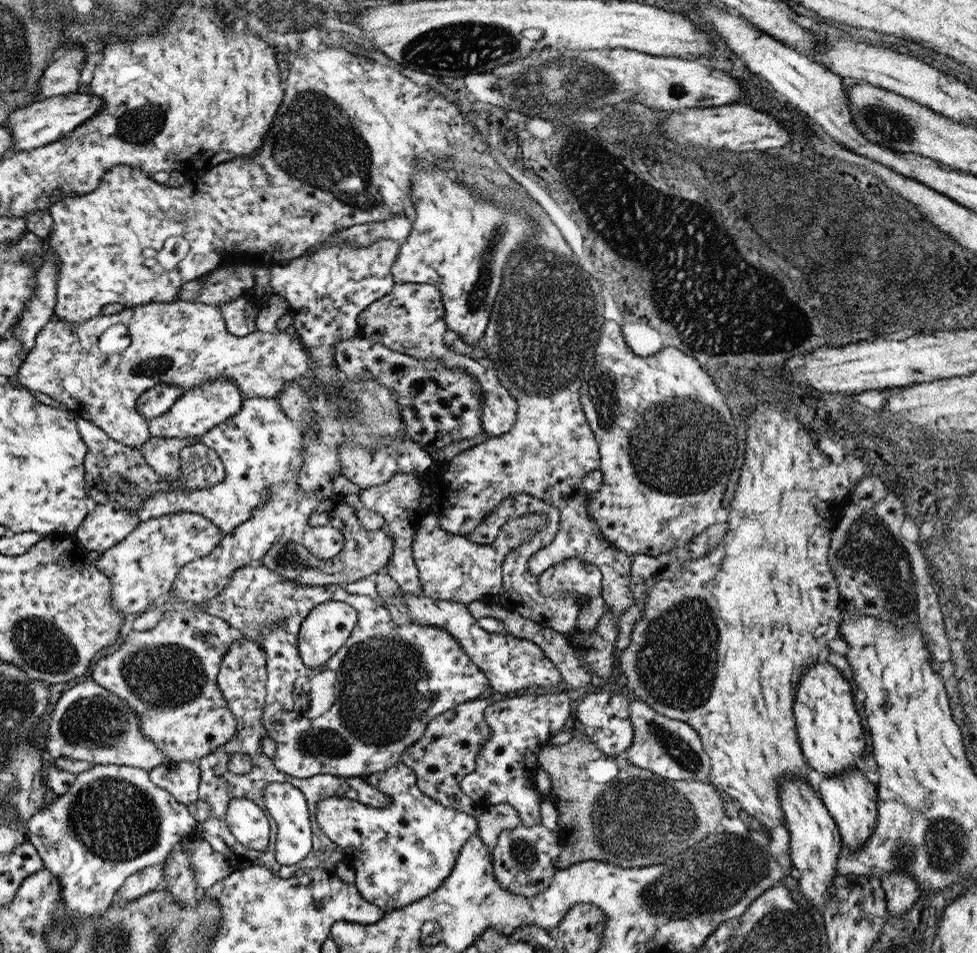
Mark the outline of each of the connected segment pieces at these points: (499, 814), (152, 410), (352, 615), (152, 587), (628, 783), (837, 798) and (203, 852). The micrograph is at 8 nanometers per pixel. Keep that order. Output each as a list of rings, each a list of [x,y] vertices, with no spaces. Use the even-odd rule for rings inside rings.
[[[502,803],[489,807],[478,816],[477,833],[480,834],[482,843],[488,847],[488,851],[493,851],[499,832],[516,828],[518,825],[521,825],[518,812],[511,805]]]
[[[158,384],[143,392],[135,402],[137,411],[146,419],[164,414],[184,394],[179,386]]]
[[[326,601],[312,607],[308,616],[302,621],[300,632],[298,632],[298,652],[304,654],[304,661],[308,662],[310,668],[322,666],[337,650],[346,642],[352,629],[357,623],[357,612],[353,606],[340,601]]]
[[[174,513],[141,522],[124,540],[91,563],[110,580],[117,611],[139,615],[171,590],[177,574],[189,562],[210,554],[220,544],[220,529],[201,514]]]
[[[577,732],[566,744],[544,747],[537,754],[539,768],[550,775],[552,792],[556,798],[559,833],[563,850],[557,868],[565,869],[577,862],[604,861],[627,869],[656,866],[666,862],[671,856],[690,849],[708,835],[726,832],[720,820],[726,814],[722,793],[706,781],[672,781],[664,779],[650,770],[626,763],[625,757],[615,756],[619,774],[607,784],[597,784],[586,772],[586,764],[608,755],[596,748],[586,733]]]
[[[857,766],[849,772],[842,772],[838,777],[824,777],[816,787],[824,807],[836,821],[842,846],[850,851],[856,851],[862,845],[866,845],[877,823],[878,788],[868,781]]]
[[[189,836],[183,842],[182,850],[191,854],[191,867],[195,870],[194,878],[197,882],[197,888],[200,890],[207,889],[221,878],[226,878],[234,870],[223,854],[215,852],[206,840],[197,838],[197,836]]]

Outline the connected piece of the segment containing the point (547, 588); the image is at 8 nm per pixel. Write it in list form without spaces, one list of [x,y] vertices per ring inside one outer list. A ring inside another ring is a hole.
[[[578,557],[556,562],[539,574],[539,578],[539,593],[546,598],[567,592],[579,594],[584,599],[598,596],[604,583],[601,570]]]

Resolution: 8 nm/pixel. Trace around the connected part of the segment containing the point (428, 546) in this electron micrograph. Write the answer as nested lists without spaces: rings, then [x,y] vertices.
[[[425,513],[411,544],[423,595],[437,601],[454,601],[463,605],[473,600],[492,600],[502,586],[502,563],[505,556],[522,542],[529,542],[537,531],[544,528],[546,522],[544,513],[526,513],[518,518],[508,519],[492,544],[481,545],[468,540],[468,537],[446,532],[436,515]]]

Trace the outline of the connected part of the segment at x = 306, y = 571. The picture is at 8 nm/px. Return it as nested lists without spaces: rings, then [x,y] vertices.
[[[330,498],[324,499],[310,515],[310,526],[334,526],[345,538],[343,549],[332,558],[322,559],[314,556],[305,546],[299,542],[279,542],[275,544],[263,556],[262,565],[271,571],[284,576],[288,582],[298,582],[303,585],[326,586],[364,580],[366,576],[375,576],[377,573],[385,573],[393,553],[393,536],[389,528],[384,524],[378,530],[365,530],[355,515],[355,510],[345,501]]]

